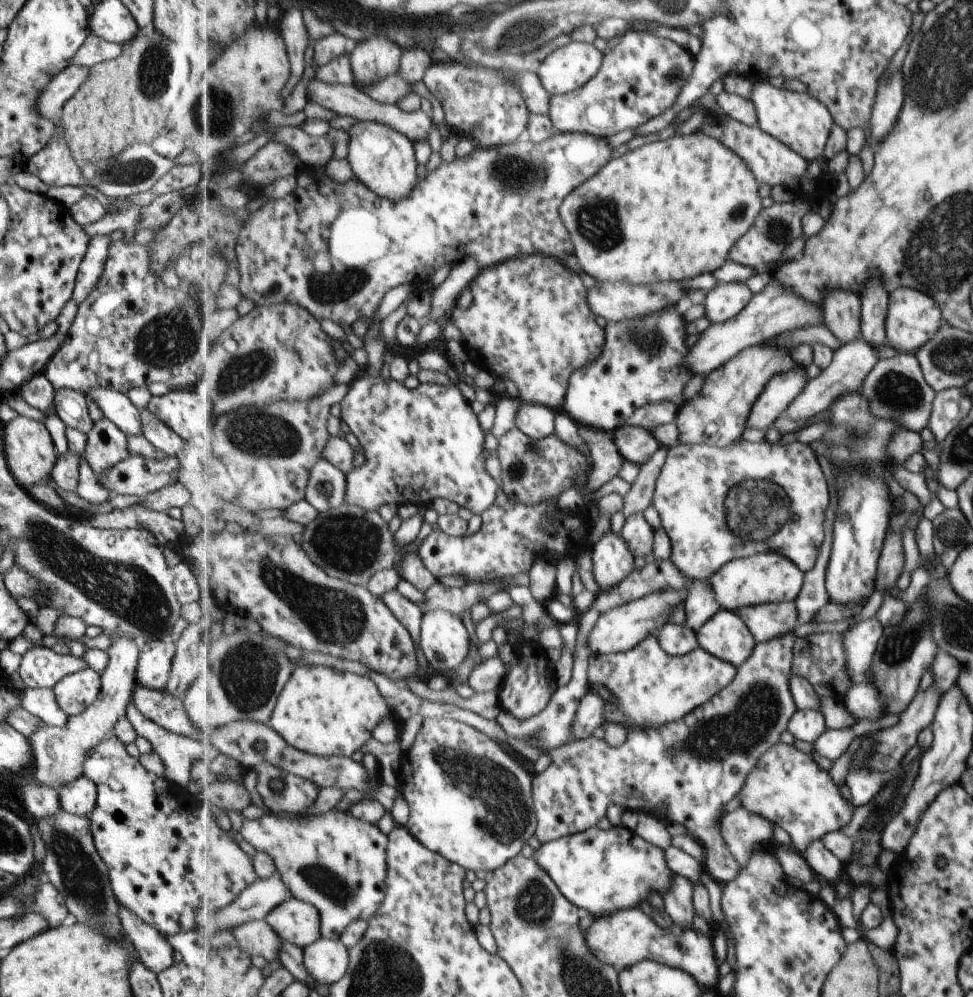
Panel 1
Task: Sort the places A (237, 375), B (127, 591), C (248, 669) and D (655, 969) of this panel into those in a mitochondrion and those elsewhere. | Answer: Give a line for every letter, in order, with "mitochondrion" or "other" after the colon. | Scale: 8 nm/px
A: mitochondrion
B: mitochondrion
C: mitochondrion
D: other

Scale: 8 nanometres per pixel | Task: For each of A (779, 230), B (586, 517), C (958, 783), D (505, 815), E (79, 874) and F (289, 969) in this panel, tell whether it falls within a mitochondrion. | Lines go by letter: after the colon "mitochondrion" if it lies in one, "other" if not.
A: mitochondrion
B: other
C: other
D: mitochondrion
E: mitochondrion
F: other

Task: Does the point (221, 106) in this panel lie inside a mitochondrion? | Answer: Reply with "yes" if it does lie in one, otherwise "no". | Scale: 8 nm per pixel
yes

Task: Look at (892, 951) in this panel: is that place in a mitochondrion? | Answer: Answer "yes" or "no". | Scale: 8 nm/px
no

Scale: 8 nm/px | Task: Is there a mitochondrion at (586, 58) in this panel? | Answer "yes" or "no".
no

